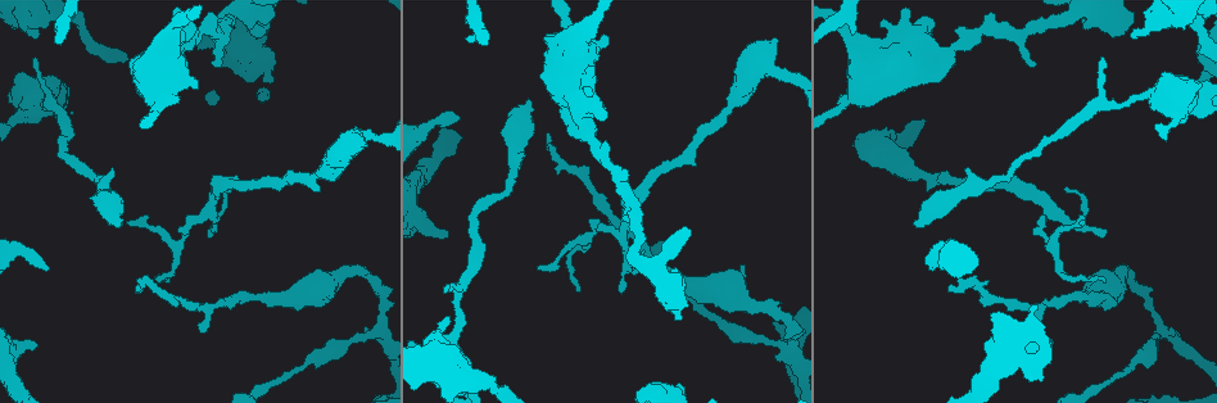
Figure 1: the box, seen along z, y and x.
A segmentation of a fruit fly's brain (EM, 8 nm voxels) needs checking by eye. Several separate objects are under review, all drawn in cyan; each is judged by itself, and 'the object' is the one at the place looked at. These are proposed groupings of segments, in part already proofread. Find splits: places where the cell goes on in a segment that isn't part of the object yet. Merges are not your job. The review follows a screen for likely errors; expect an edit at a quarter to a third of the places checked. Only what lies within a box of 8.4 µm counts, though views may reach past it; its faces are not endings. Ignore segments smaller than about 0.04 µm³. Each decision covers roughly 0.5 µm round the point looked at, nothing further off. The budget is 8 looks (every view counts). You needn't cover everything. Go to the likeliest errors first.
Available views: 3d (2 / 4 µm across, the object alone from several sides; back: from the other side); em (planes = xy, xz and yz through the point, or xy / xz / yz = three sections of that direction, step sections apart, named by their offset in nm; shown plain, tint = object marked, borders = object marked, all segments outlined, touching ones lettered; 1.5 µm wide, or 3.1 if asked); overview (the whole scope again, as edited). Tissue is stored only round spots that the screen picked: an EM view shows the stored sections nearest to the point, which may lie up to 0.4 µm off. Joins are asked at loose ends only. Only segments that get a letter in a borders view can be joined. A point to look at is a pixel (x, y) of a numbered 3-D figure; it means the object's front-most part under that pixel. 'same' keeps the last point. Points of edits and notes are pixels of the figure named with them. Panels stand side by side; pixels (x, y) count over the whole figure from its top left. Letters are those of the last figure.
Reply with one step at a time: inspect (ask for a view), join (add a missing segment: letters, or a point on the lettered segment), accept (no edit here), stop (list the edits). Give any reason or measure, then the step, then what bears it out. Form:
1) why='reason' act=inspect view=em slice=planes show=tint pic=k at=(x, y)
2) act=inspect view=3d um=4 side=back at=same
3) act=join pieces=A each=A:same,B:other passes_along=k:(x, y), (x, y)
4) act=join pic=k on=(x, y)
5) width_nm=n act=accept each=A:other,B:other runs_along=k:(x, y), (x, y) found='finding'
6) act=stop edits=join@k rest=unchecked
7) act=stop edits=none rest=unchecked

why='end of a long branch' act=inspect view=3d um=4 pic=1 at=(120, 223)

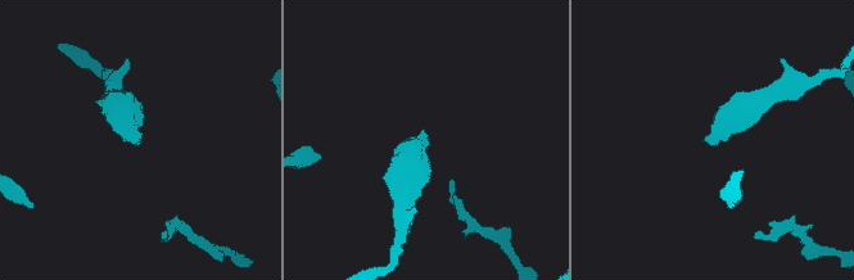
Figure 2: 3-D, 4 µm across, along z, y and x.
why='need the tissue' act=inspect view=em slice=yz step=4 show=tint pic=2 at=(422, 132)

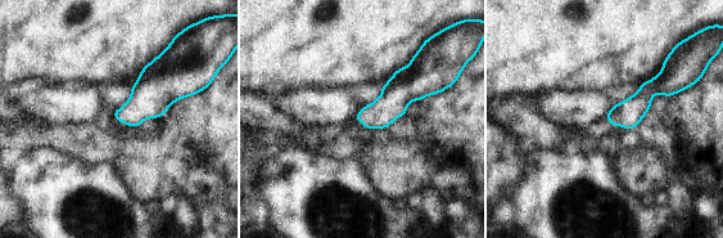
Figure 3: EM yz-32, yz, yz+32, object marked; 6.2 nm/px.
why='another direction' act=inspect view=em slice=planes show=borders at=same

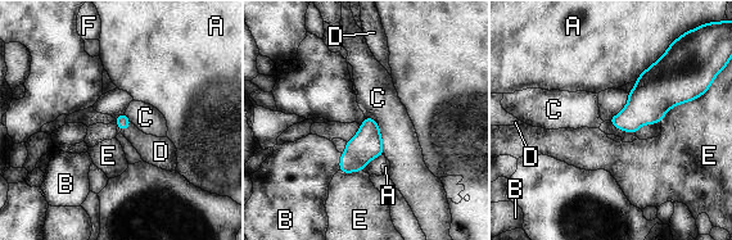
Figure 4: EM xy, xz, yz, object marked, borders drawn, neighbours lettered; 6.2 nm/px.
act=join pic=4 on=(154, 150) each=A:other,B:other,C:other,D:same,E:other,F:other found='it goes on there'

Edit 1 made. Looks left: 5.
act=inspect view=3d um=4 pic=1 at=(1034, 65)

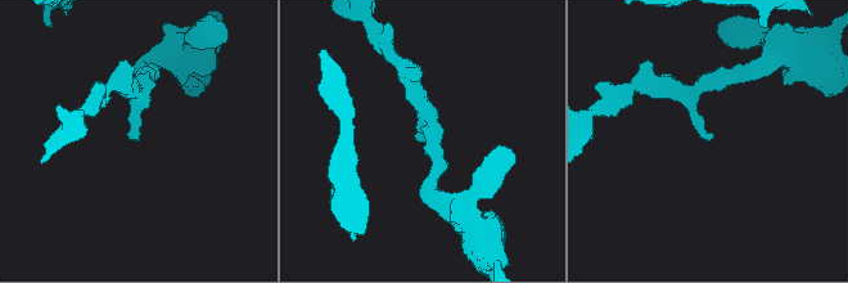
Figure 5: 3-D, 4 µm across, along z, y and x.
why='shape alone is not enough' act=inspect view=em slice=xz step=8 show=tint pic=5 at=(710, 137)

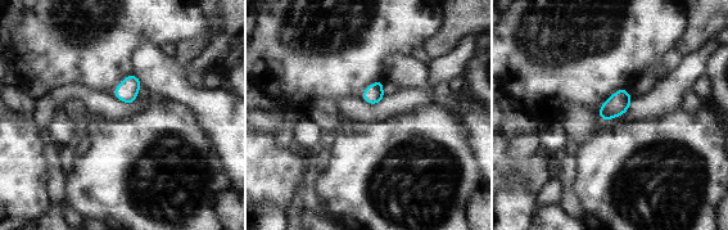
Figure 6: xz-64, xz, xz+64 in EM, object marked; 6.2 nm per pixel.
why='another direction' act=inspect view=em slice=planes show=borders at=same

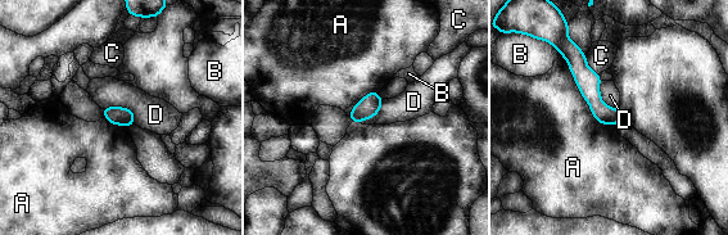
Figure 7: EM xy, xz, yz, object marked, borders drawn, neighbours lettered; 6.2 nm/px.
longest_contact=A:550nm act=accept each=A:other,B:other,C:other,D:other runs_along=7:(573, 52), (596, 105), (613, 122) found='none of them fits'

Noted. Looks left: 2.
why='branch stops here' act=inspect view=3d um=2 pic=1 at=(1131, 32)

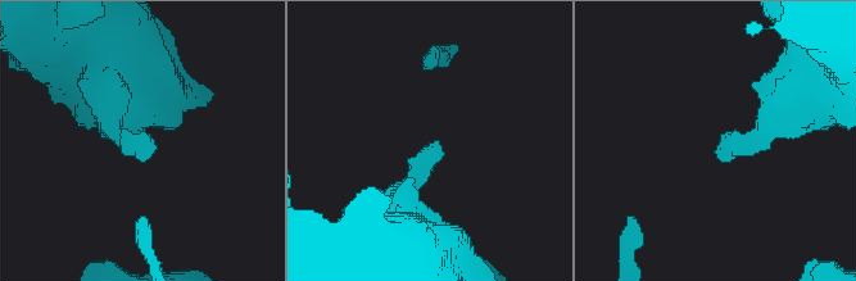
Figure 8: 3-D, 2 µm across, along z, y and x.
act=inspect view=em slice=xz step=4 show=borders pic=8 at=(433, 142)

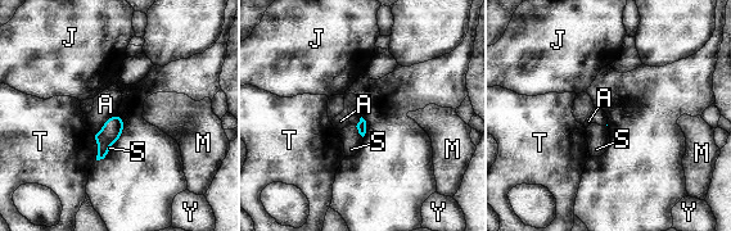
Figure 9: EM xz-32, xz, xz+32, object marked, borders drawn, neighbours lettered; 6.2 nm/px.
longest_contact=A:200nm act=accept each=A:other,J:other,M:other,S:other,T:other,Y:other border=9:(116, 113), (98, 131), (91, 134) found='none of them fits'

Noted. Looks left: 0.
act=stop edits=join@4 rest=unchecked

